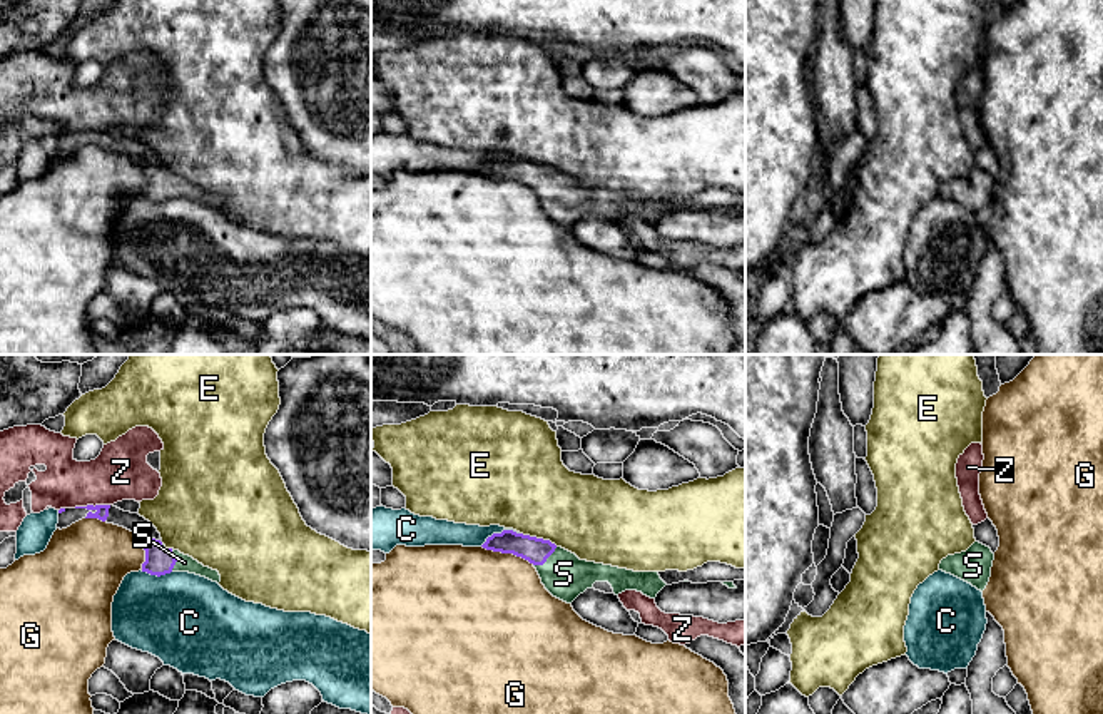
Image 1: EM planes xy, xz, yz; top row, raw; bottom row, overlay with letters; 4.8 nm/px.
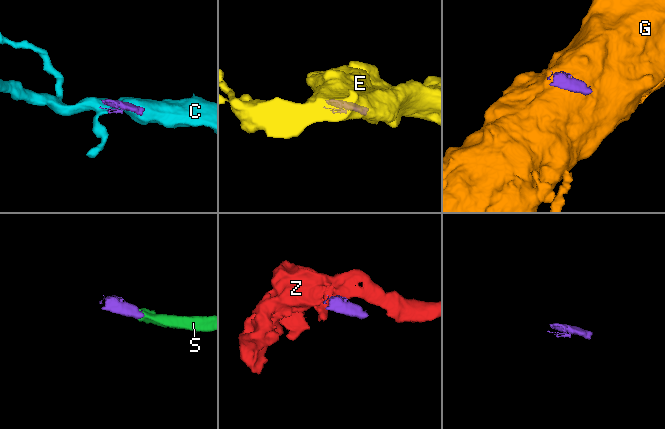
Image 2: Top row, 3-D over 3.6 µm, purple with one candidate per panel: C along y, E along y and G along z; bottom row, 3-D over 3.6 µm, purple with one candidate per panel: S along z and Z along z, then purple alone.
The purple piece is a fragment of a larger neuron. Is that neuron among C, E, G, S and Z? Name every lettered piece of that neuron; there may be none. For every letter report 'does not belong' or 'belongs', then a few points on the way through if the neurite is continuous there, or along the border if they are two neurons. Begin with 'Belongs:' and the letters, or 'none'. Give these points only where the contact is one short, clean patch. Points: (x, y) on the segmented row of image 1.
Belongs: S
C: does not belong
E: does not belong
G: does not belong
S: belongs; runs through xz (535, 550), (545, 560), (564, 574)
Z: does not belong; border along xy (109, 504), (74, 507)

